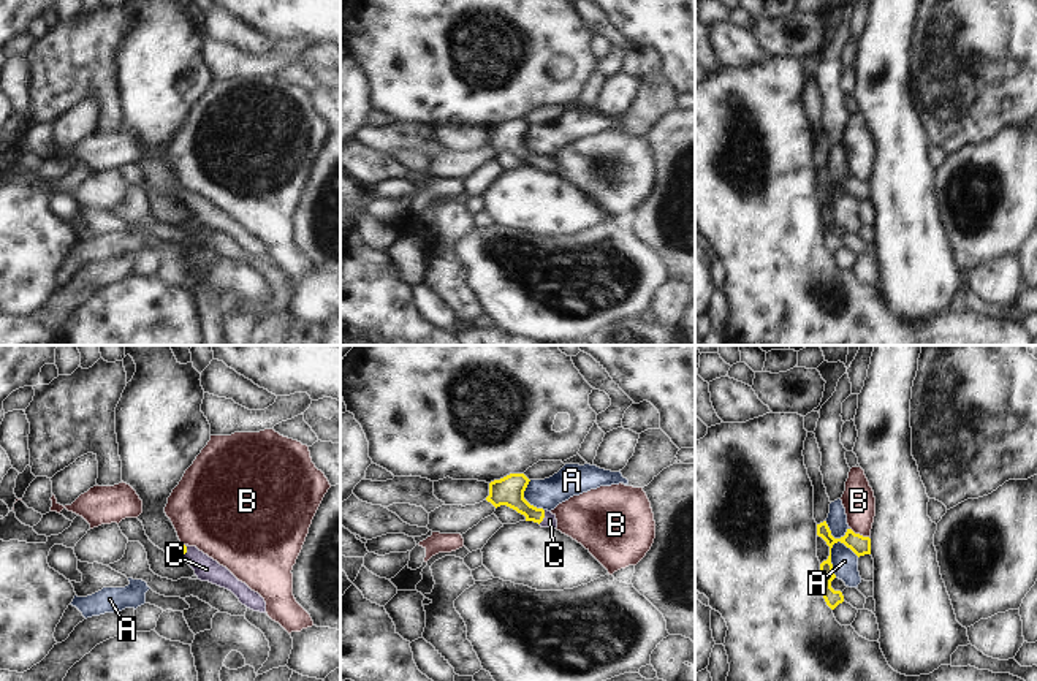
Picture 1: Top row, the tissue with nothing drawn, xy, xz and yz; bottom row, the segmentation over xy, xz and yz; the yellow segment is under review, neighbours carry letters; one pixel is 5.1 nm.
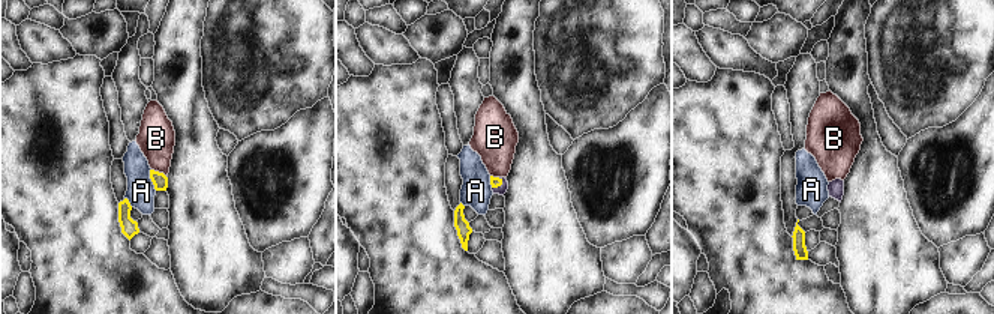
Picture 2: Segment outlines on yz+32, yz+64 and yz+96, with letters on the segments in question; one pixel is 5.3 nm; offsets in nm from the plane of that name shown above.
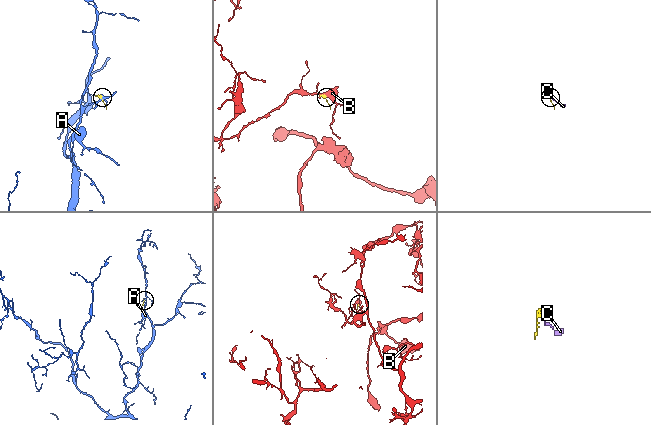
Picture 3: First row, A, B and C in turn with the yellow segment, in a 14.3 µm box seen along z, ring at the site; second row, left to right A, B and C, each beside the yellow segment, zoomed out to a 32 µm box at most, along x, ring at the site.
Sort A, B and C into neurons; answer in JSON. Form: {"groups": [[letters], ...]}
{"groups": [["A"], ["B"], ["C"]]}

